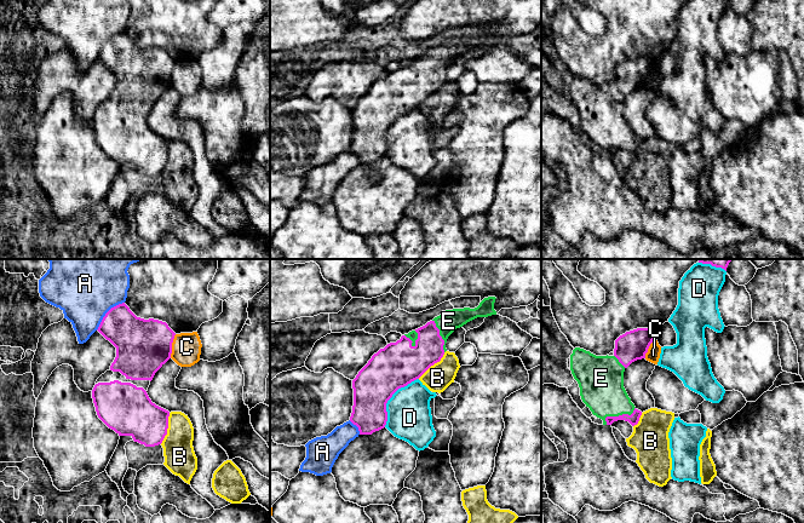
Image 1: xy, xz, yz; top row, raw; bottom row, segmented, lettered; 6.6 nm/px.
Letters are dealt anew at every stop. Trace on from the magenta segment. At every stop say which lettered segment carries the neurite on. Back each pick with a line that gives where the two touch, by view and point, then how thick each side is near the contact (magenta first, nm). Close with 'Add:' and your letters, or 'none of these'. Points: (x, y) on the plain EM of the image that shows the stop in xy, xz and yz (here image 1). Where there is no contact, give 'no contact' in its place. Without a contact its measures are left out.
E: yz (619, 144) | 70/300 nm
Add: E

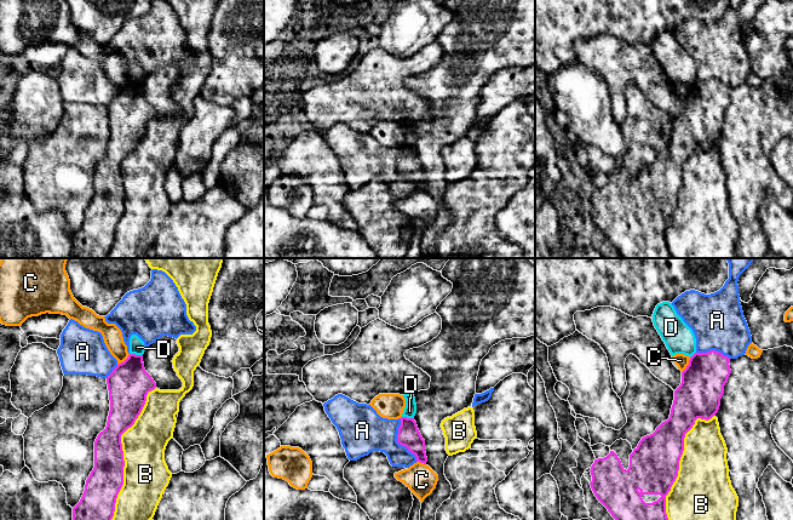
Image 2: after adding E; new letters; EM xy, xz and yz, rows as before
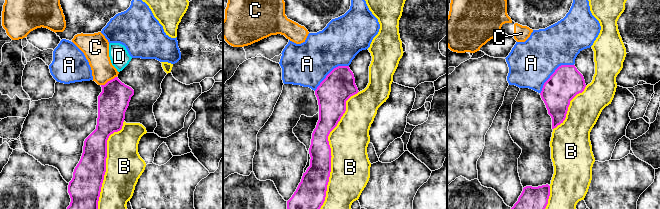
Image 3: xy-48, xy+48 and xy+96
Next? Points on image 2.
Add: none of these

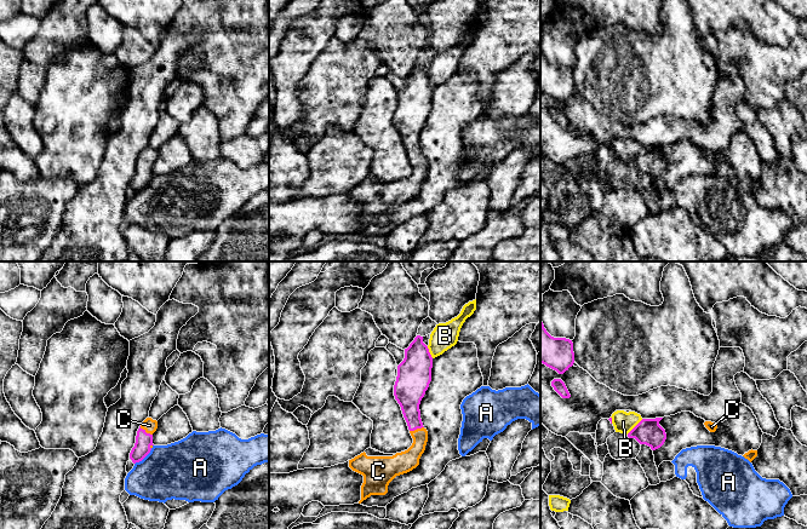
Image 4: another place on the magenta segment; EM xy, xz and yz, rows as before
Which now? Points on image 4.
C: xy (144, 160) | 110/90 nm
Add: C

